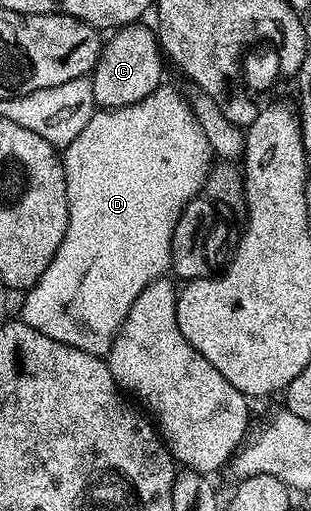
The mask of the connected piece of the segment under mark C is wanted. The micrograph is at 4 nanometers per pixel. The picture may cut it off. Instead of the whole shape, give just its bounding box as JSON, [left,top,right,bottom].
[90,23,166,109]

